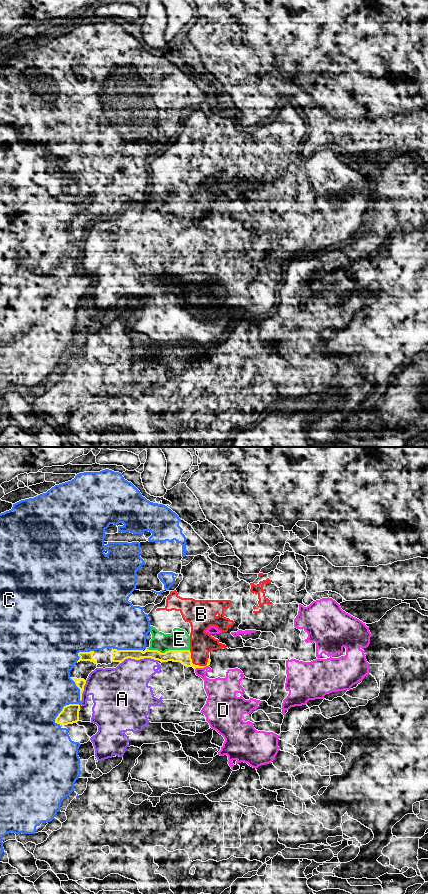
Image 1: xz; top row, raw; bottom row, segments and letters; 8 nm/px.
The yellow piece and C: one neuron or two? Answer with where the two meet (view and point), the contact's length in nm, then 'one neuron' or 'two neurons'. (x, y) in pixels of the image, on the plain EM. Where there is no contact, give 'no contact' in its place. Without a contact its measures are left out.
xz (63, 259) | 260 nm | one neuron

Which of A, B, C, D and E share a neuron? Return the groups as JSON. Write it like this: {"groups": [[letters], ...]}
{"groups": [["A", "B", "D", "E"], ["C"]]}

